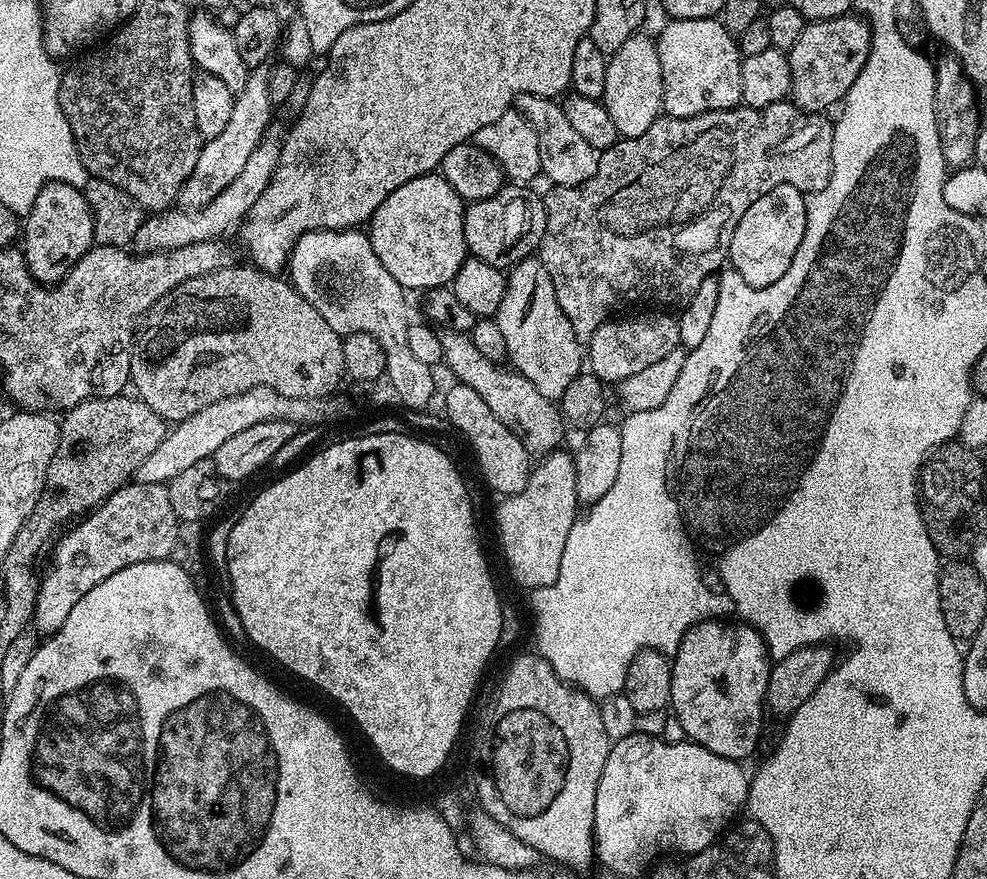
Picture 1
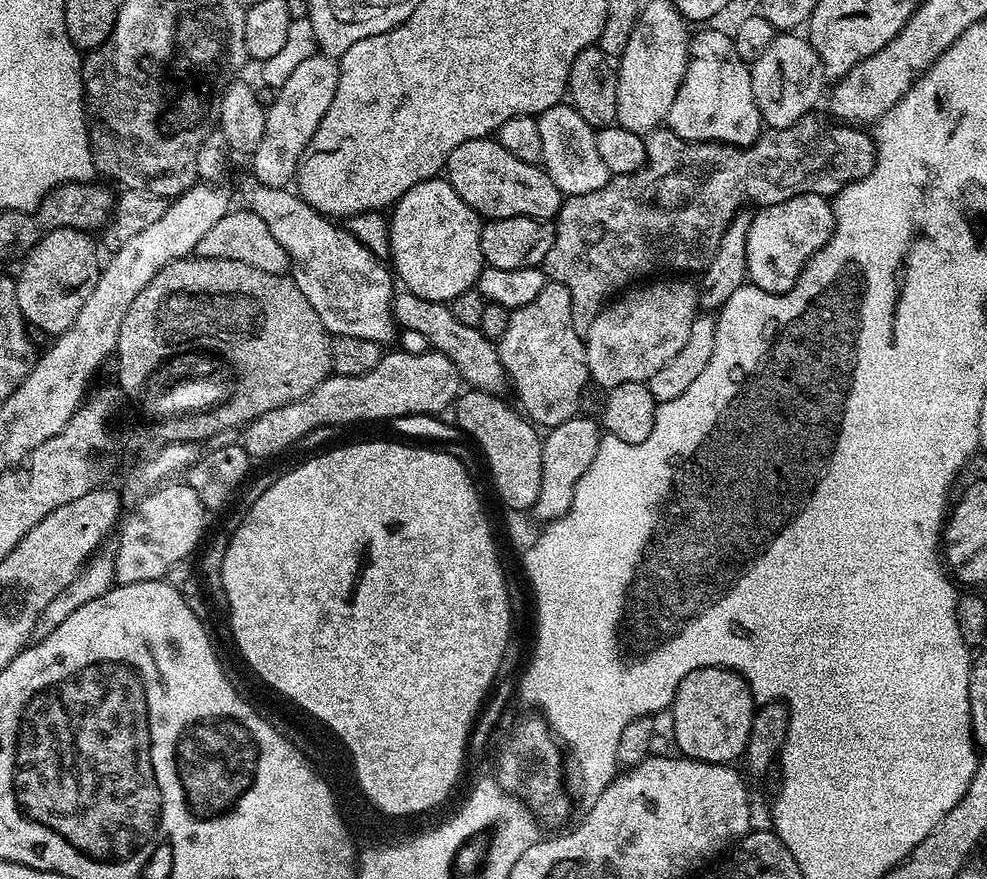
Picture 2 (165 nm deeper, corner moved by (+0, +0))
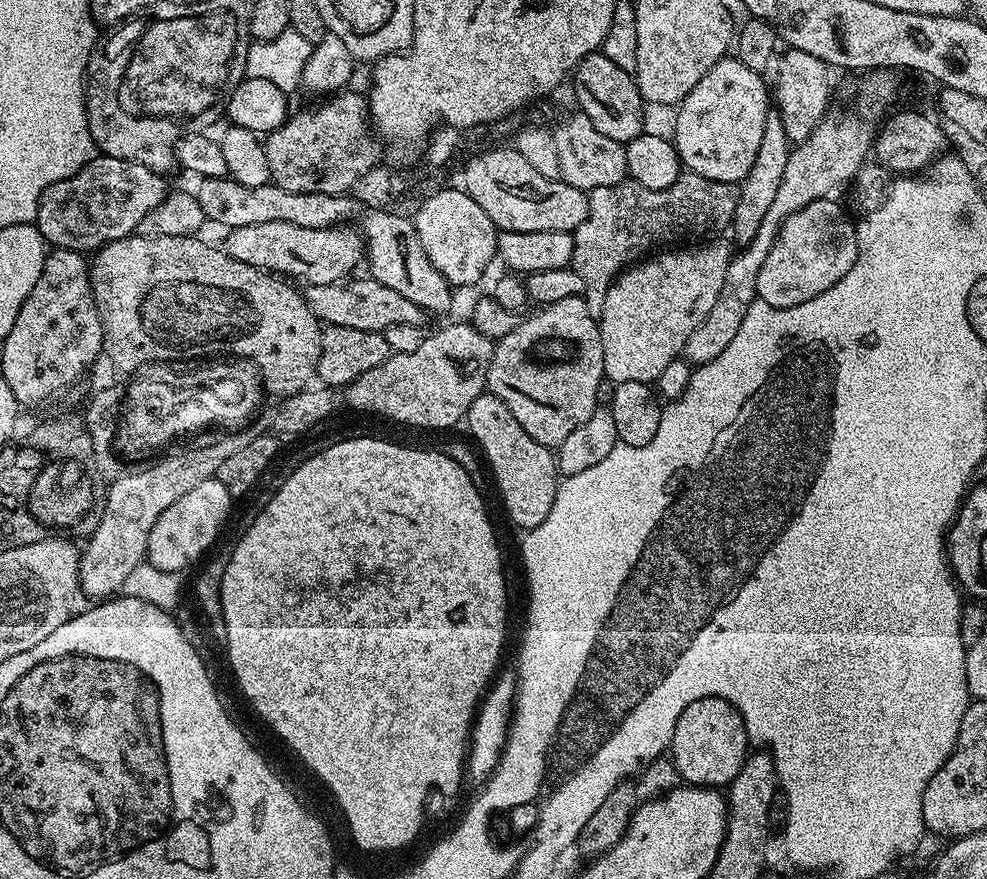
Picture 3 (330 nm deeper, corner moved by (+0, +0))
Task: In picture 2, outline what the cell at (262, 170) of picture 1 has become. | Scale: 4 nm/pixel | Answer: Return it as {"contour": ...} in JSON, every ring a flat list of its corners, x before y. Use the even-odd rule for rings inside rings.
{"contour":[[323,54,311,56,294,69,294,74,290,74,273,95,276,97,272,105,270,102,266,108,266,130,262,133,262,142,258,142,250,154,250,172,260,184,288,188,295,181,302,150,306,150,310,138,314,138,314,130,318,130,318,122,322,122,326,110,330,110,330,102,334,102,339,69,339,63,333,57]]}

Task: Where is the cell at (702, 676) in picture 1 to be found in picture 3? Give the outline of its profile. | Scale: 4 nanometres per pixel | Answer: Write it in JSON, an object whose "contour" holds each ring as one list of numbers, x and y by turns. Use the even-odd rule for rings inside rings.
{"contour":[[703,696,698,702,690,702,682,714,678,714,678,726,674,726,674,738,670,759,685,785,697,788,723,789,742,770,742,762,748,757,750,741,742,714,730,702,717,696]]}

